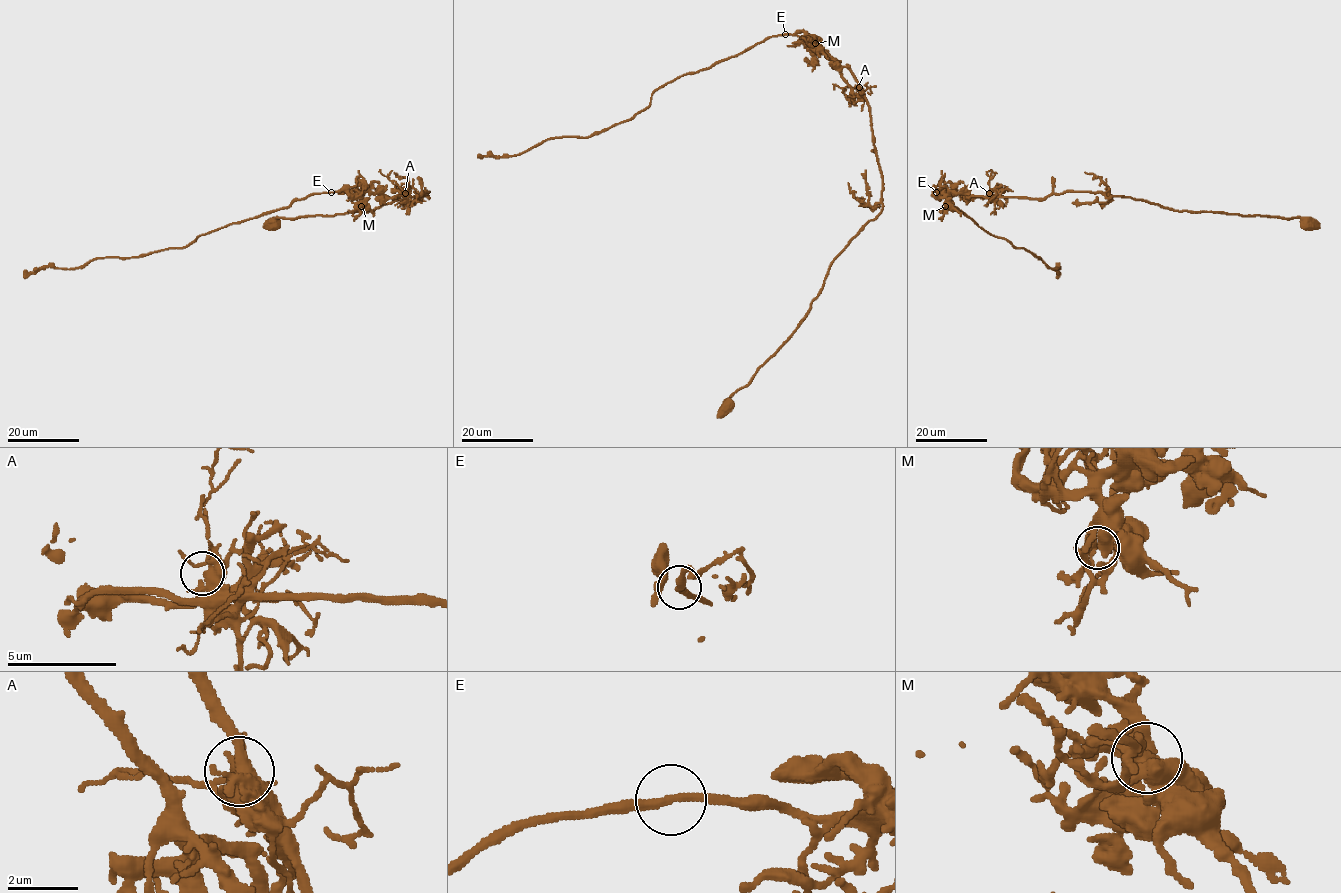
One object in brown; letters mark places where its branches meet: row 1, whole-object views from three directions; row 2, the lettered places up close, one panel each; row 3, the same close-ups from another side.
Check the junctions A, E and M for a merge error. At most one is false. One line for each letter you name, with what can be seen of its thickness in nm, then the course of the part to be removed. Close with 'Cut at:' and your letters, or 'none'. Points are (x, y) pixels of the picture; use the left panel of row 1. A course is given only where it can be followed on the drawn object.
Cut at: none

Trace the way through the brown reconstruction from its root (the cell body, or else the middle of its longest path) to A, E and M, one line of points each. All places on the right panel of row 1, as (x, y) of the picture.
A: (1308, 225), (1300, 218), (1176, 211), (1100, 192), (1068, 191), (1043, 198), (989, 193)
E: (1308, 225), (1300, 218), (1176, 211), (1100, 192), (1068, 191), (1043, 198), (936, 192)
M: (1308, 225), (1300, 218), (1176, 211), (1100, 192), (1068, 191), (1043, 198), (950, 192), (945, 206)

